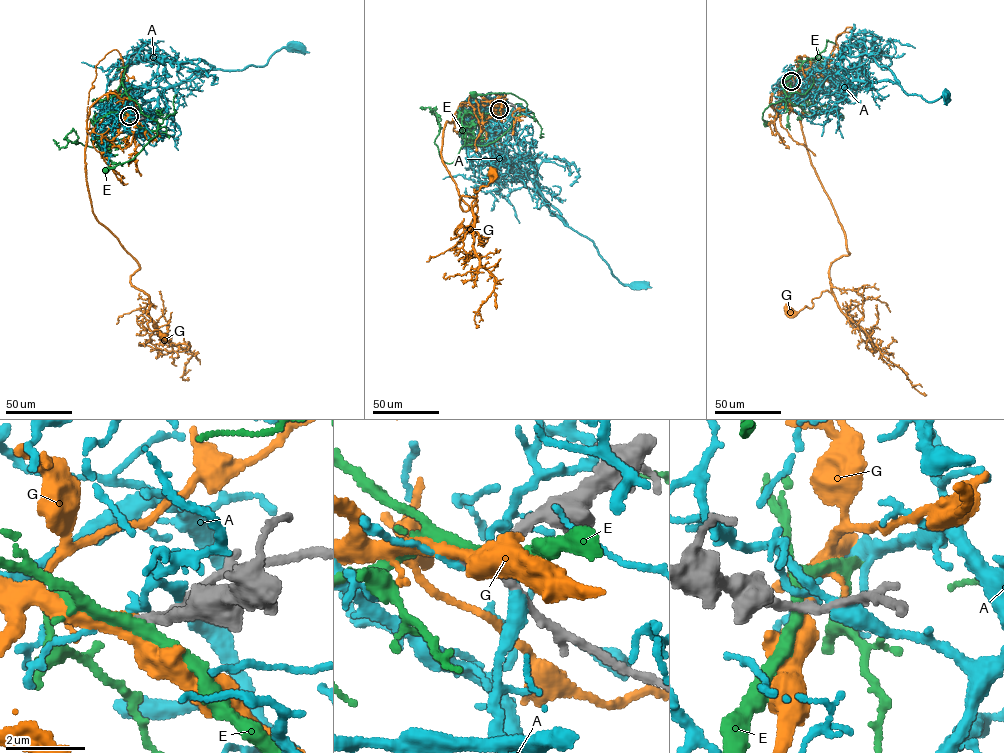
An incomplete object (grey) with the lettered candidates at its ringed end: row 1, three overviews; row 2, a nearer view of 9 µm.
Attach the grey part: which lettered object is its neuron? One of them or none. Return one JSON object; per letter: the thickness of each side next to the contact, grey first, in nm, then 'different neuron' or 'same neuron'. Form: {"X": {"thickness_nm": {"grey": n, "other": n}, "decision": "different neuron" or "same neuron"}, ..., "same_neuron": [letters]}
{"A": {"thickness_nm": {"grey": 190, "other": 170}, "decision": "different neuron"}, "E": {"thickness_nm": {"grey": 240, "other": 280}, "decision": "different neuron"}, "G": {"thickness_nm": {"grey": 190, "other": 240}, "decision": "same neuron"}, "same_neuron": ["G"]}

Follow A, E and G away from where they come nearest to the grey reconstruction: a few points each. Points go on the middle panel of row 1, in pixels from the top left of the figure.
A: (499, 110), (511, 123), (519, 167), (549, 210), (590, 239), (612, 276), (625, 285), (639, 284)
E: (500, 109), (520, 115), (527, 103), (510, 93), (474, 94)
G: (499, 109), (461, 111), (443, 132), (463, 210), (492, 172)

